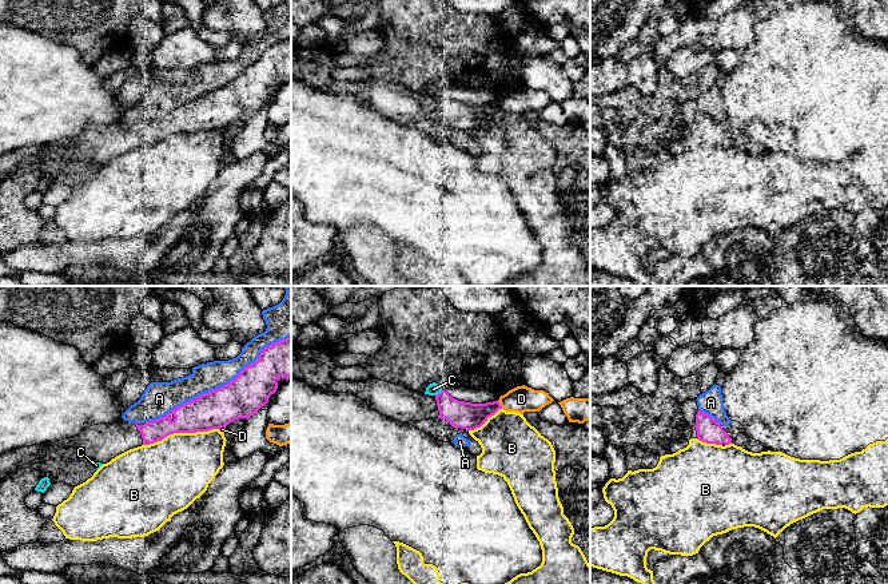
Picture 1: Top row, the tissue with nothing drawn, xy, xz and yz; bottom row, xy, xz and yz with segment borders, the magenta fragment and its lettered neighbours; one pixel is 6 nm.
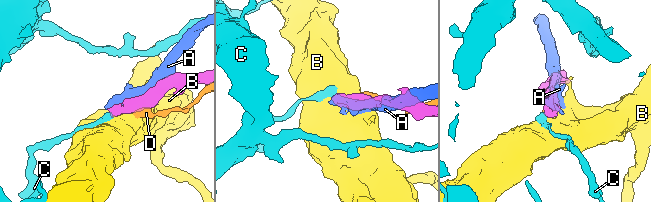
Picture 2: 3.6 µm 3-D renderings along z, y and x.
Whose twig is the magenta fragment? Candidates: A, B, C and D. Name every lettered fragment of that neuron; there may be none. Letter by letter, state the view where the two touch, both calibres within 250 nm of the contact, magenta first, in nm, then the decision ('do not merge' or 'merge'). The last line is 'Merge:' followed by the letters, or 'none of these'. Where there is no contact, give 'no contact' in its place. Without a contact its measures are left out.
A: meets magenta in xy; 240 nm thick on the magenta side, 170 nm on the other; do not merge
B: meets magenta in xy; 220 nm thick on the magenta side, 420 nm on the other; do not merge
C: meets magenta in xz; 160 nm thick on the magenta side, 80 nm on the other; do not merge
D: meets magenta in xz; 160 nm thick on the magenta side, 160 nm on the other; do not merge
Merge: none of these

